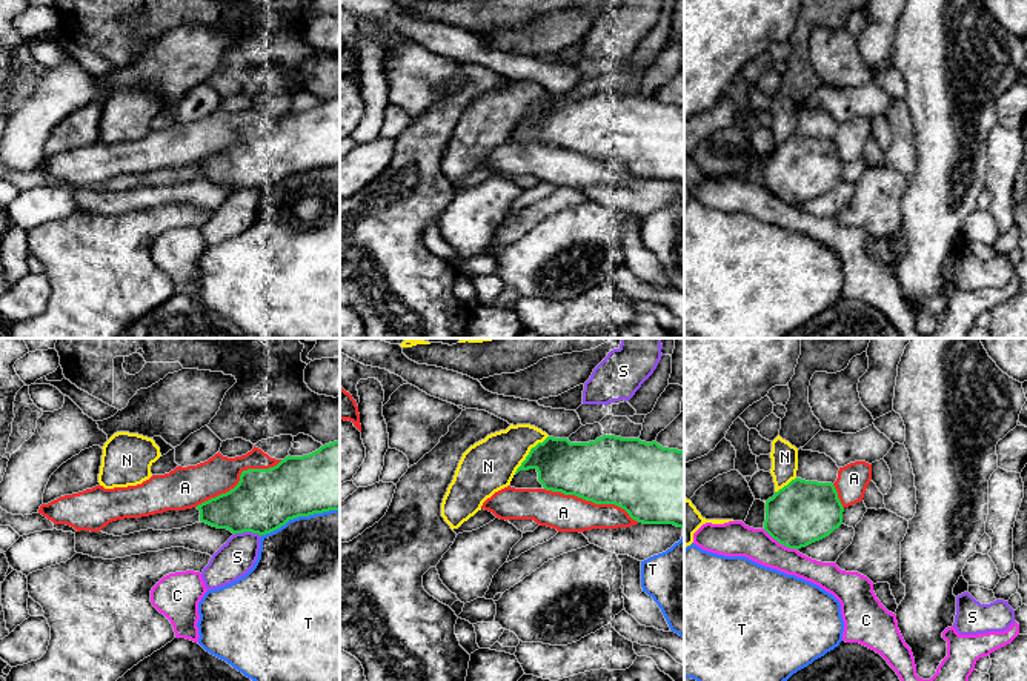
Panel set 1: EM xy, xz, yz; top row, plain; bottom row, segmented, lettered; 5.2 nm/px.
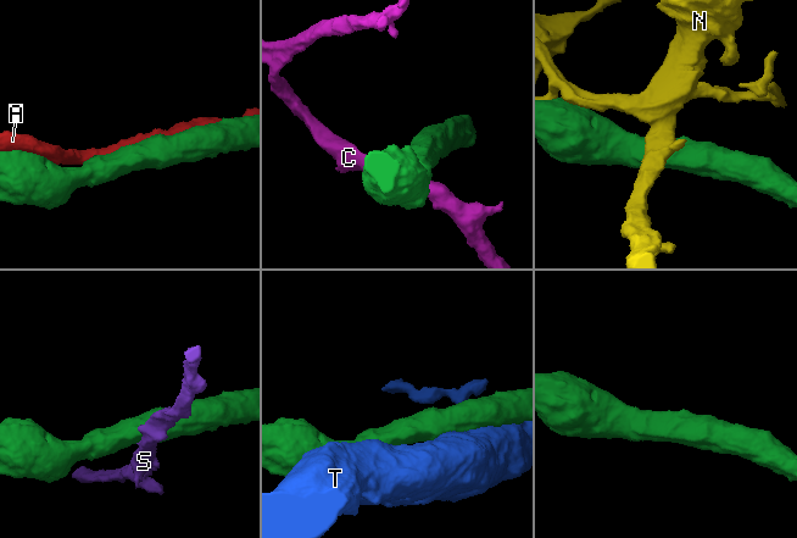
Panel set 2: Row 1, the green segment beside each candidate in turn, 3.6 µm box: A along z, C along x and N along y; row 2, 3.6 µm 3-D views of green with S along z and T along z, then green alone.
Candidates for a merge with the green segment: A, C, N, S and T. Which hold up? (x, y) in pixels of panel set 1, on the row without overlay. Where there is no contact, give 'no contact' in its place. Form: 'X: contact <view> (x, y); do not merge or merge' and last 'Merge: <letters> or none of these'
A: contact xz (592, 157); merge
C: contact yz (780, 199); do not merge
N: contact xz (529, 109); do not merge
S: contact xy (248, 186); do not merge
T: contact xy (299, 171); do not merge
Merge: A

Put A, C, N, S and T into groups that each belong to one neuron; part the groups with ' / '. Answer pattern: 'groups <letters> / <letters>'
groups A / C / N / S / T

